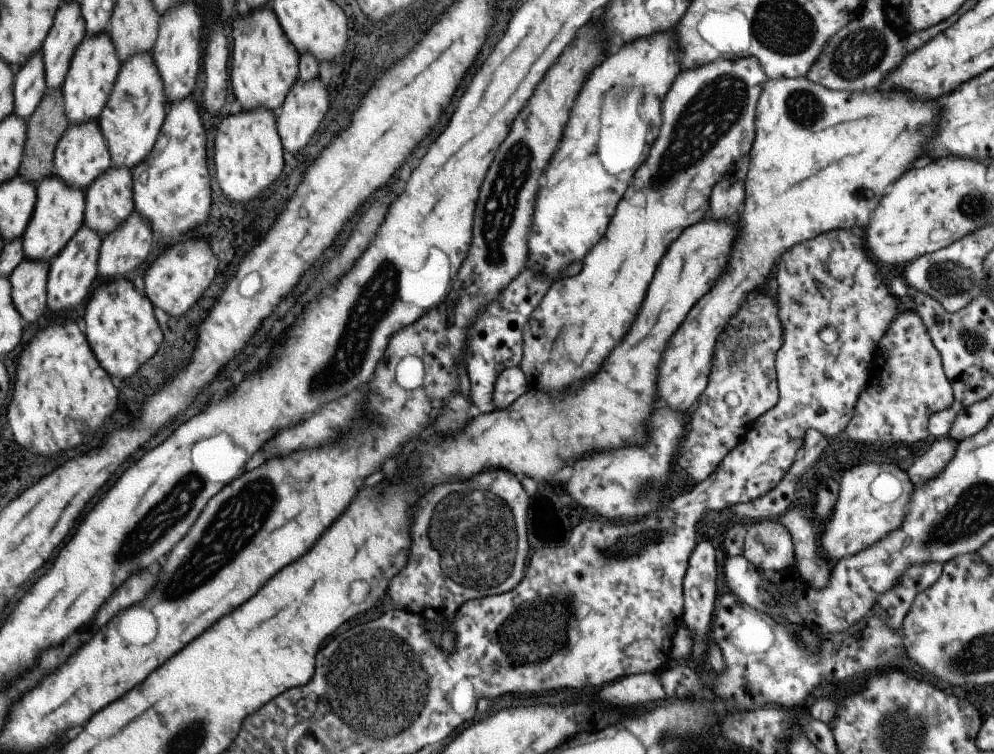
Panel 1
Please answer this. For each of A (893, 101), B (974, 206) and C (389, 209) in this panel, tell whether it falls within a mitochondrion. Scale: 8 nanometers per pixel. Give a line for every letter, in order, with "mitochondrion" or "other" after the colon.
A: other
B: mitochondrion
C: other

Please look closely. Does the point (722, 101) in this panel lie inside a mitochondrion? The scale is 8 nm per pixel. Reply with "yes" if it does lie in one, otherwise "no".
yes

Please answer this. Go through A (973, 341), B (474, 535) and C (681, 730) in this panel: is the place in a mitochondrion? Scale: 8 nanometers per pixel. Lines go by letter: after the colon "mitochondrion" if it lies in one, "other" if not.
A: mitochondrion
B: mitochondrion
C: mitochondrion

